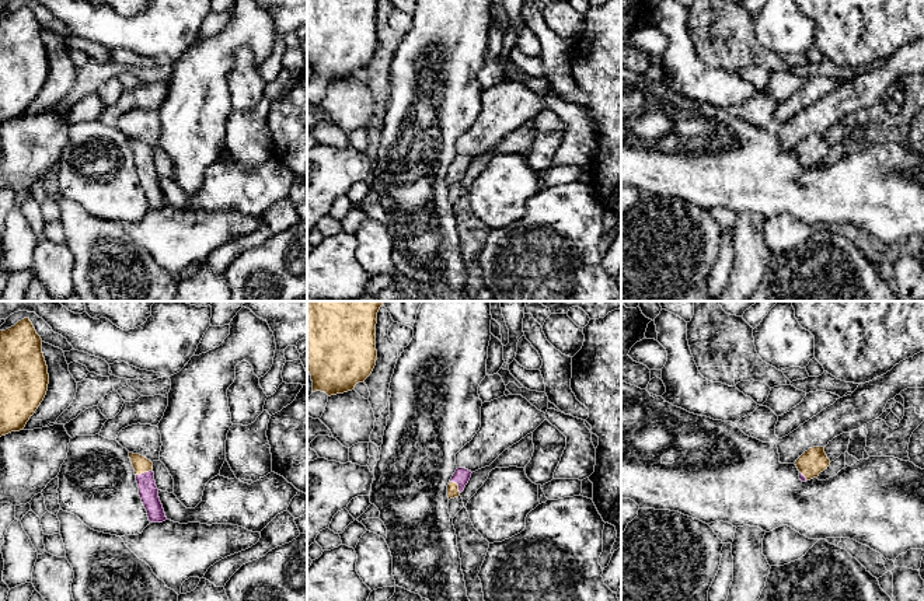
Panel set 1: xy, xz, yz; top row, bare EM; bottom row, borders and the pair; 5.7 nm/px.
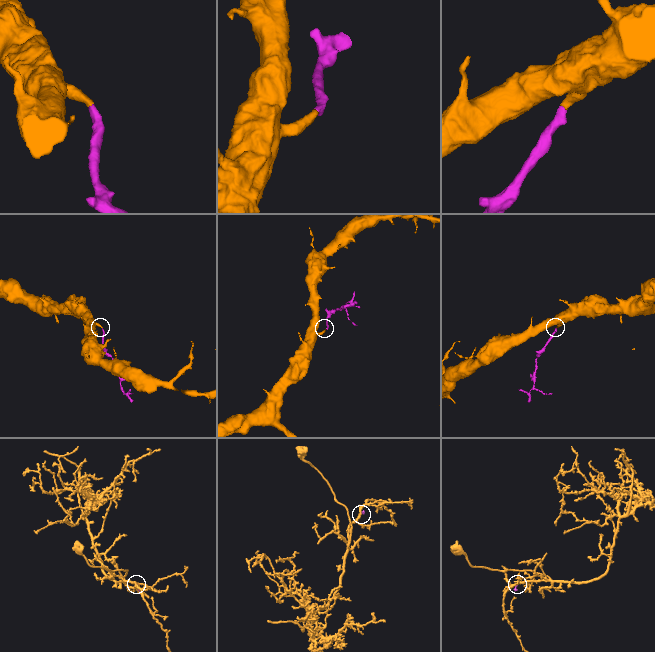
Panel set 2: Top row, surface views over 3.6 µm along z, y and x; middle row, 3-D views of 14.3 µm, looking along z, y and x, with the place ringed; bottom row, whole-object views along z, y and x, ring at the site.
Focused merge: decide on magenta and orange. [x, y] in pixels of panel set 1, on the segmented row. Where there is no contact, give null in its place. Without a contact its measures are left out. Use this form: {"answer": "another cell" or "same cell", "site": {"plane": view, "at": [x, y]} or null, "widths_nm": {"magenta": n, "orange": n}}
{"answer": "same cell", "site": {"plane": "xy", "at": [143, 474]}, "widths_nm": {"magenta": 110, "orange": 100}}

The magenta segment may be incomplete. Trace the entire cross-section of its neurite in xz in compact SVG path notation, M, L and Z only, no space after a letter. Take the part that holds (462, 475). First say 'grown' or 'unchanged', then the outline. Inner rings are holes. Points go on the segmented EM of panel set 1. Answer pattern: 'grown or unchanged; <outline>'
grown; M466 468L456 469L447 485L449 500L460 496L460 493L464 490L466 485L468 483L471 474L473 472Z

